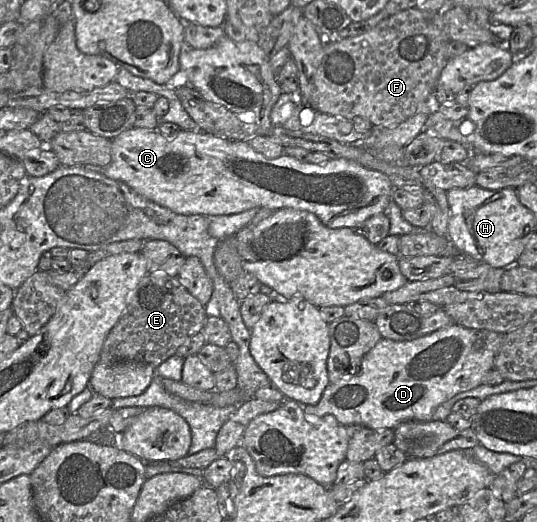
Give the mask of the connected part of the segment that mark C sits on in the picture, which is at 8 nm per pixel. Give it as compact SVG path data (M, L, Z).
M132 127L111 139L111 162L99 170L106 177L126 184L142 197L178 214L214 217L251 208L273 211L289 208L311 212L329 228L354 229L369 217L384 213L394 190L384 173L345 158L316 165L301 162L284 152L280 157L270 159L253 149L247 141L228 140L203 131L180 130L174 137L165 137L157 129Z

